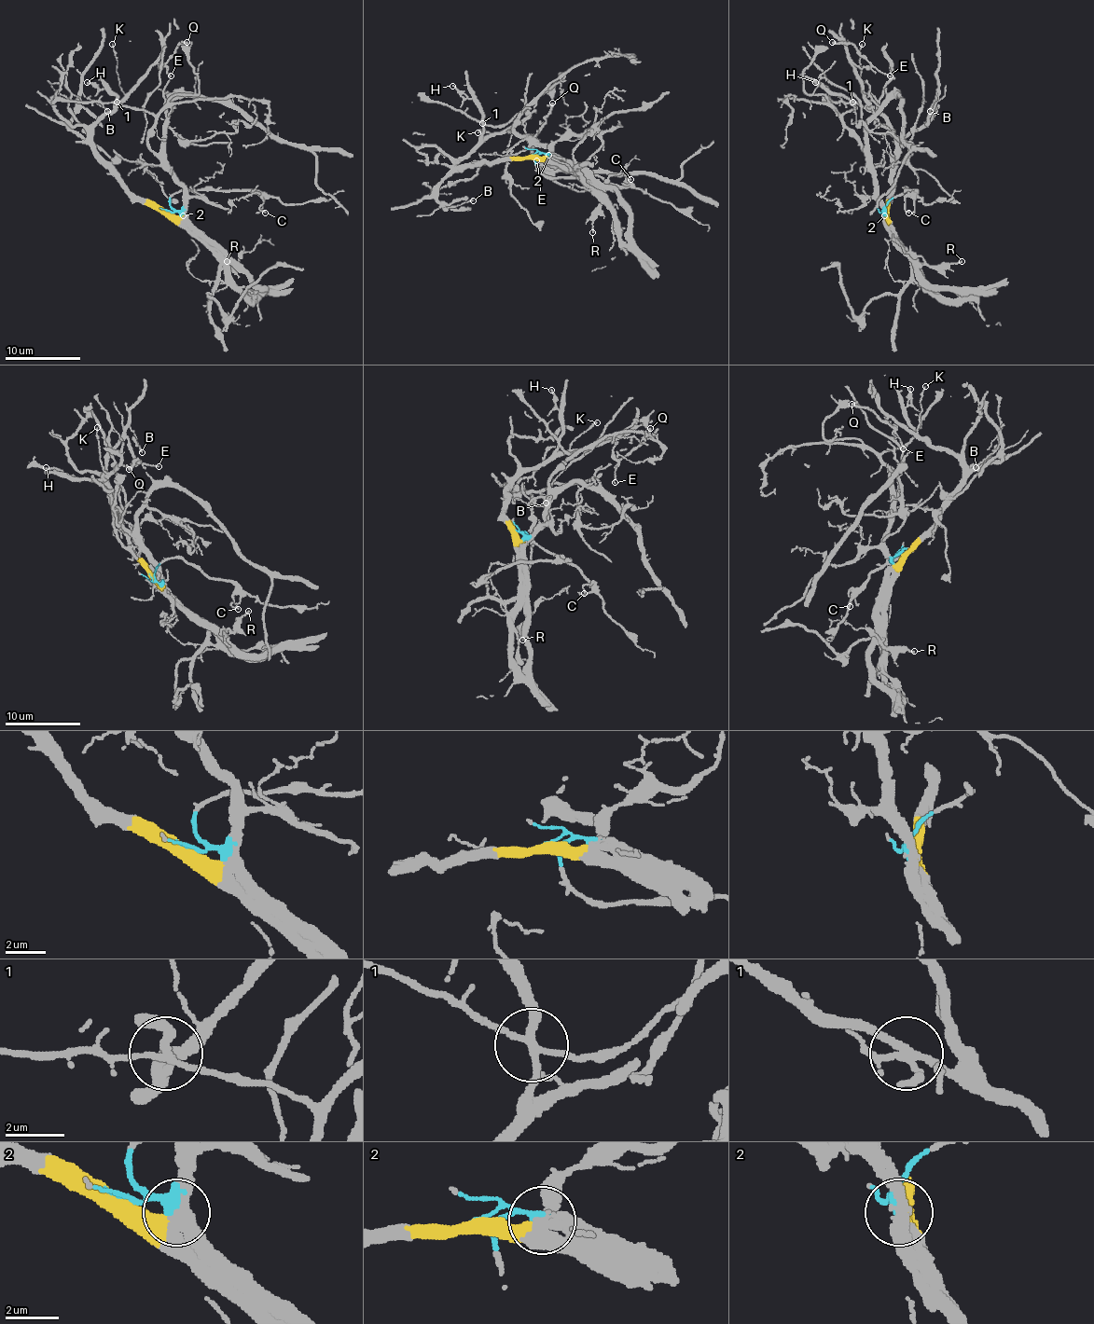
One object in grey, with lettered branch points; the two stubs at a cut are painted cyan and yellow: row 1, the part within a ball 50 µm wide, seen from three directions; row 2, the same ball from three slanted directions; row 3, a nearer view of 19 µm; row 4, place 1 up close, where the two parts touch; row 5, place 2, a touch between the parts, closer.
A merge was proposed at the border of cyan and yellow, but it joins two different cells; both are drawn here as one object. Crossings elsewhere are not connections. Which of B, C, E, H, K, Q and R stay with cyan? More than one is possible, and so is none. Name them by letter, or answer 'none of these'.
C, R

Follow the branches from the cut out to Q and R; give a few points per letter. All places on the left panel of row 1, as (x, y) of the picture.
Q: (164, 210), (143, 203), (128, 188), (96, 151), (92, 131), (150, 68), (156, 64), (160, 68), (186, 41)
R: (164, 210), (177, 210), (238, 266), (231, 266), (226, 260)

